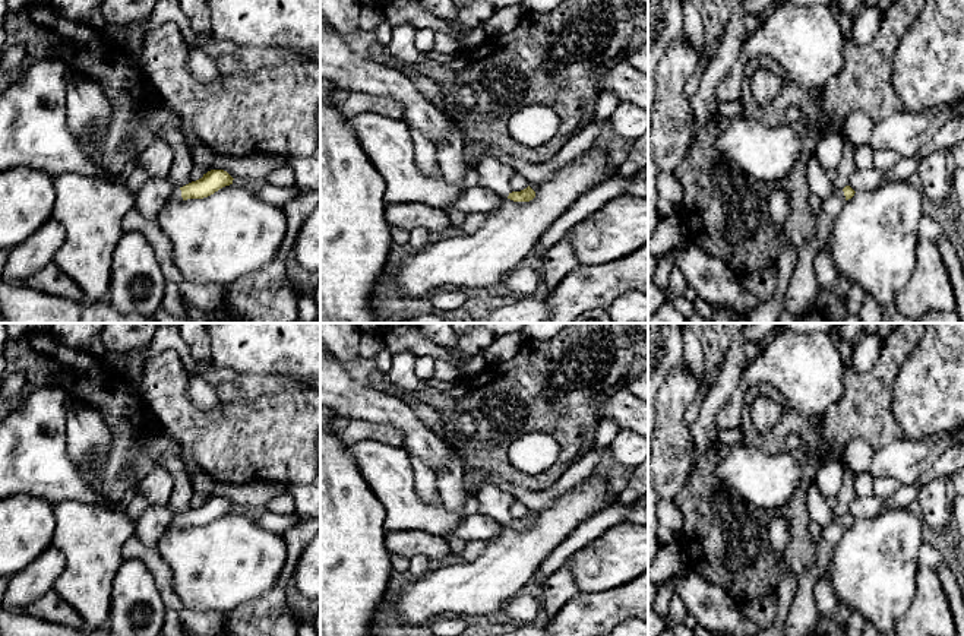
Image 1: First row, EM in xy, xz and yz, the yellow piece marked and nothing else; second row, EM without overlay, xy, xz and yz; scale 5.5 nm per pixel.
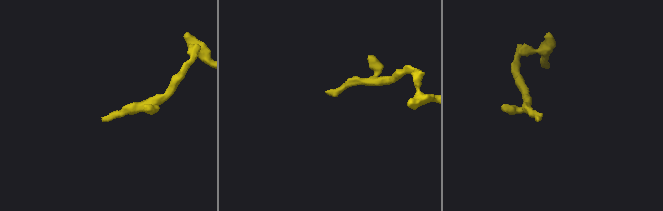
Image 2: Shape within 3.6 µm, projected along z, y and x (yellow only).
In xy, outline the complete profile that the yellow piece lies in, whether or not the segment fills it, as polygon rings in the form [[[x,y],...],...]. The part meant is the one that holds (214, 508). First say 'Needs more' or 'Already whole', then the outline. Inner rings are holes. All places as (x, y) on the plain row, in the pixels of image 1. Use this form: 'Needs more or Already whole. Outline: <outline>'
Needs more. Outline: [[[211,497],[203,501],[202,506],[174,516],[170,525],[164,529],[162,535],[170,529],[208,525],[219,516],[233,512],[233,507],[234,506],[224,497]]]

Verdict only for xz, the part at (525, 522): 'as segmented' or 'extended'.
extended

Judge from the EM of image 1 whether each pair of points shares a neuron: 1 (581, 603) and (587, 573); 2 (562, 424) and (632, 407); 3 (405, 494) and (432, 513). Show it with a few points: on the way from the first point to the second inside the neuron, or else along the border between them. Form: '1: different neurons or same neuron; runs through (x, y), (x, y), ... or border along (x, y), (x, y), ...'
1: different neurons; border along (616, 587), (607, 591), (580, 592)
2: different neurons; border along (622, 389), (600, 404), (600, 418)
3: same neuron; runs through (411, 500), (426, 513)

